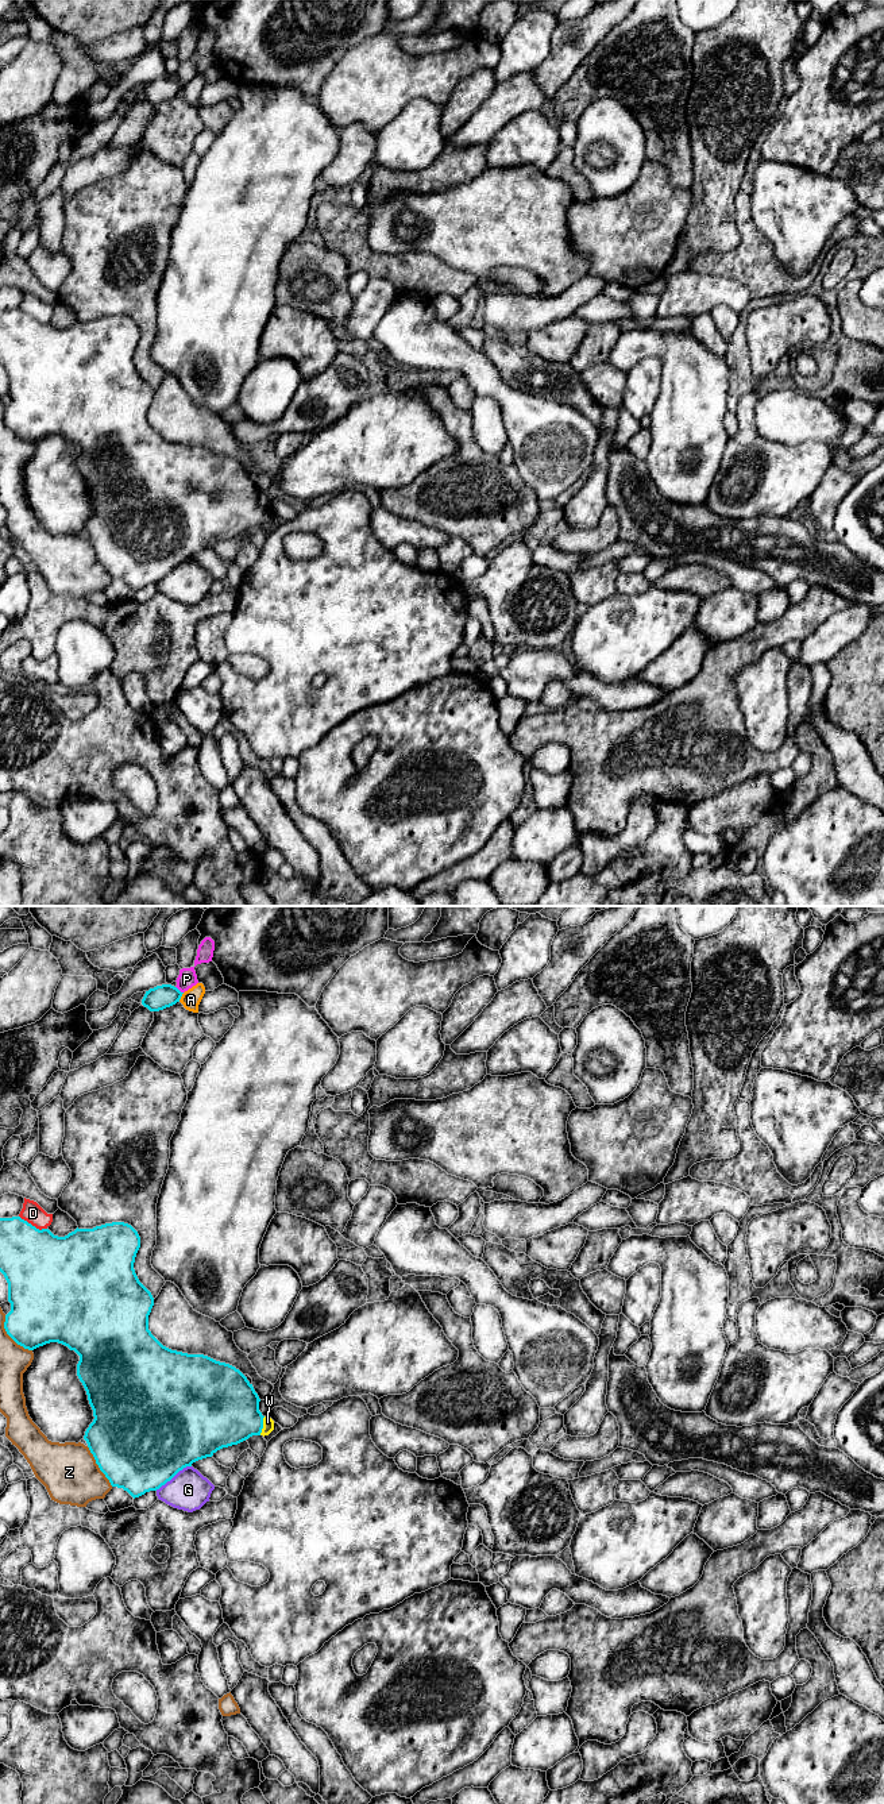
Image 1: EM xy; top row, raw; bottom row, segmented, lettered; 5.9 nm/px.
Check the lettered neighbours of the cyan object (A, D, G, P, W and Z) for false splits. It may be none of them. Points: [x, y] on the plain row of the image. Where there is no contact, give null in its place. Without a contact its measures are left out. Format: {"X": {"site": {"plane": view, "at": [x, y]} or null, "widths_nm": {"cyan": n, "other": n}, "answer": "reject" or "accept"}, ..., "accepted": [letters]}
{"A": {"site": {"plane": "xy", "at": [181, 88]}, "widths_nm": {"cyan": 140, "other": 120}, "answer": "reject"}, "D": {"site": {"plane": "xy", "at": [31, 317]}, "widths_nm": {"cyan": 420, "other": 120}, "answer": "reject"}, "G": {"site": {"plane": "xy", "at": [173, 569]}, "widths_nm": {"cyan": 500, "other": 240}, "answer": "reject"}, "P": {"site": {"plane": "xy", "at": [178, 83]}, "widths_nm": {"cyan": 140, "other": 110}, "answer": "reject"}, "W": {"site": {"plane": "xy", "at": [262, 519]}, "widths_nm": {"cyan": 420, "other": 60}, "answer": "accept"}, "Z": {"site": {"plane": "xy", "at": [11, 430]}, "widths_nm": {"cyan": 400, "other": 180}, "answer": "reject"}, "accepted": ["W"]}

